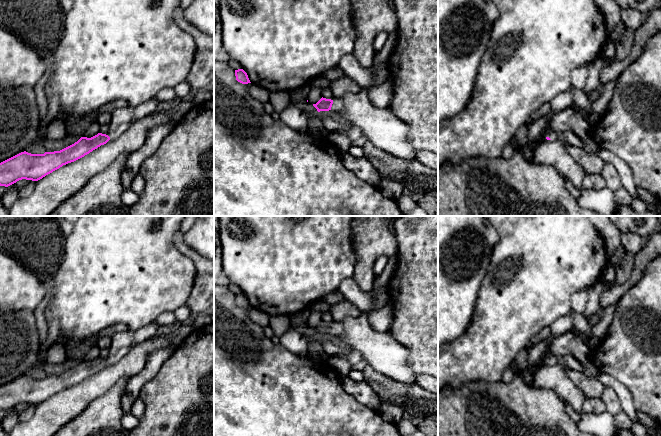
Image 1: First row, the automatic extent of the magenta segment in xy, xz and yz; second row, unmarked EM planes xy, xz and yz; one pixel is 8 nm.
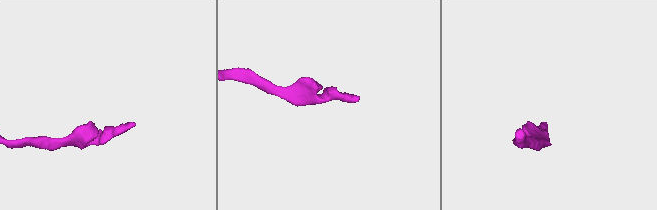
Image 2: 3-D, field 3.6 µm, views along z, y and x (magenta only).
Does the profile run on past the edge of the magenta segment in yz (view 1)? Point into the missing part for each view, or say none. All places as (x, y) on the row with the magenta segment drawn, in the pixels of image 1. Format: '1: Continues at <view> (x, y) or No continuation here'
1: Continues at yz (552, 135)

